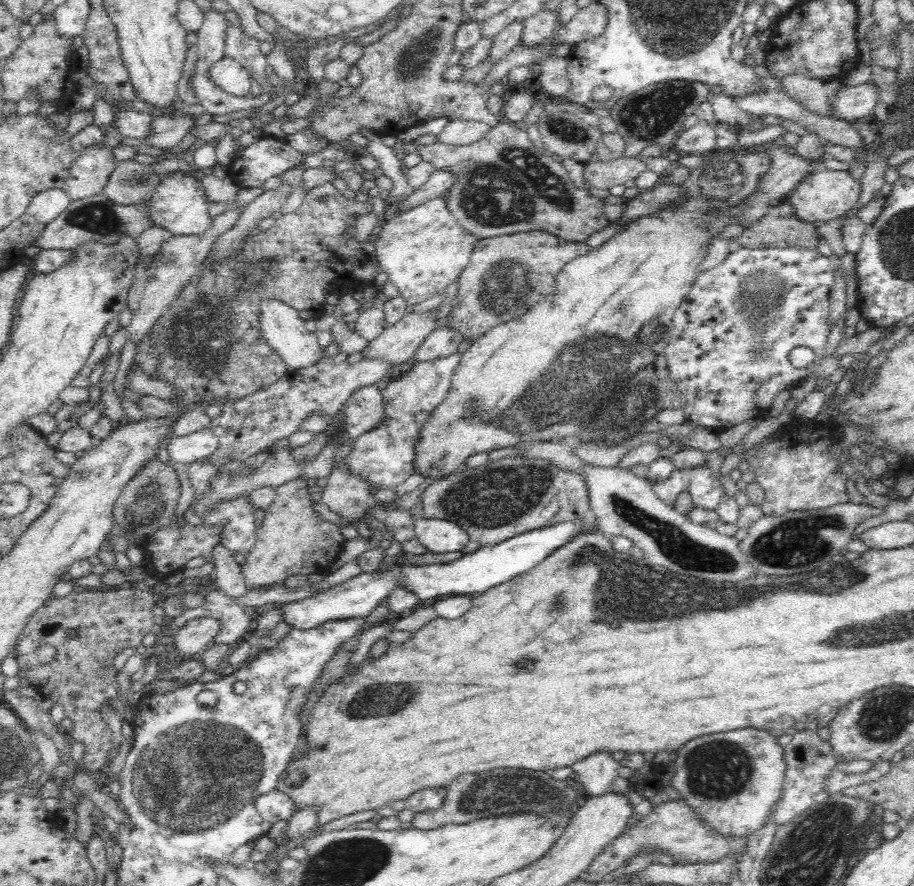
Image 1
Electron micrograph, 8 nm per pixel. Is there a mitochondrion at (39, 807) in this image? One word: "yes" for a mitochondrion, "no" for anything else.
no

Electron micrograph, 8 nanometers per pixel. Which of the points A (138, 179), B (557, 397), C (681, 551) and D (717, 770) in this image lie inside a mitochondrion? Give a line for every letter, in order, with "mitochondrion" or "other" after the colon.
A: mitochondrion
B: mitochondrion
C: mitochondrion
D: mitochondrion

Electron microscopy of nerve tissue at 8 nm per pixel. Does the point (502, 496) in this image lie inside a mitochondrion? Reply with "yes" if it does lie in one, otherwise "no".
yes

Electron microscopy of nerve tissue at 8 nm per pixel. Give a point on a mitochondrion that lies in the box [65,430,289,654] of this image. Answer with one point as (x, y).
(149, 504)

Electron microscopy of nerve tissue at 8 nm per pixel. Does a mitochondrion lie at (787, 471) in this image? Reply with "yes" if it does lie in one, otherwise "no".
no

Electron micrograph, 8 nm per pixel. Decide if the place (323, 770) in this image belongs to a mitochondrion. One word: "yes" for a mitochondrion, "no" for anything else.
no

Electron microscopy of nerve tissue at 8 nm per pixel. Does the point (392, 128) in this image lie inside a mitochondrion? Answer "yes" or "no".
no

